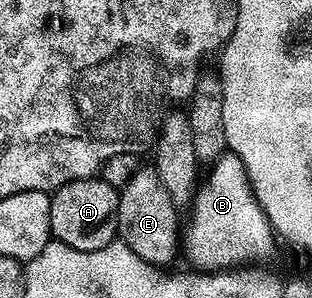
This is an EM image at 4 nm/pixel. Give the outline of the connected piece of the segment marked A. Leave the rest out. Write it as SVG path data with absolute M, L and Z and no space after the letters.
M99 178L66 182L51 193L50 230L53 240L61 240L74 250L102 250L117 239L116 215L120 194L110 182Z

